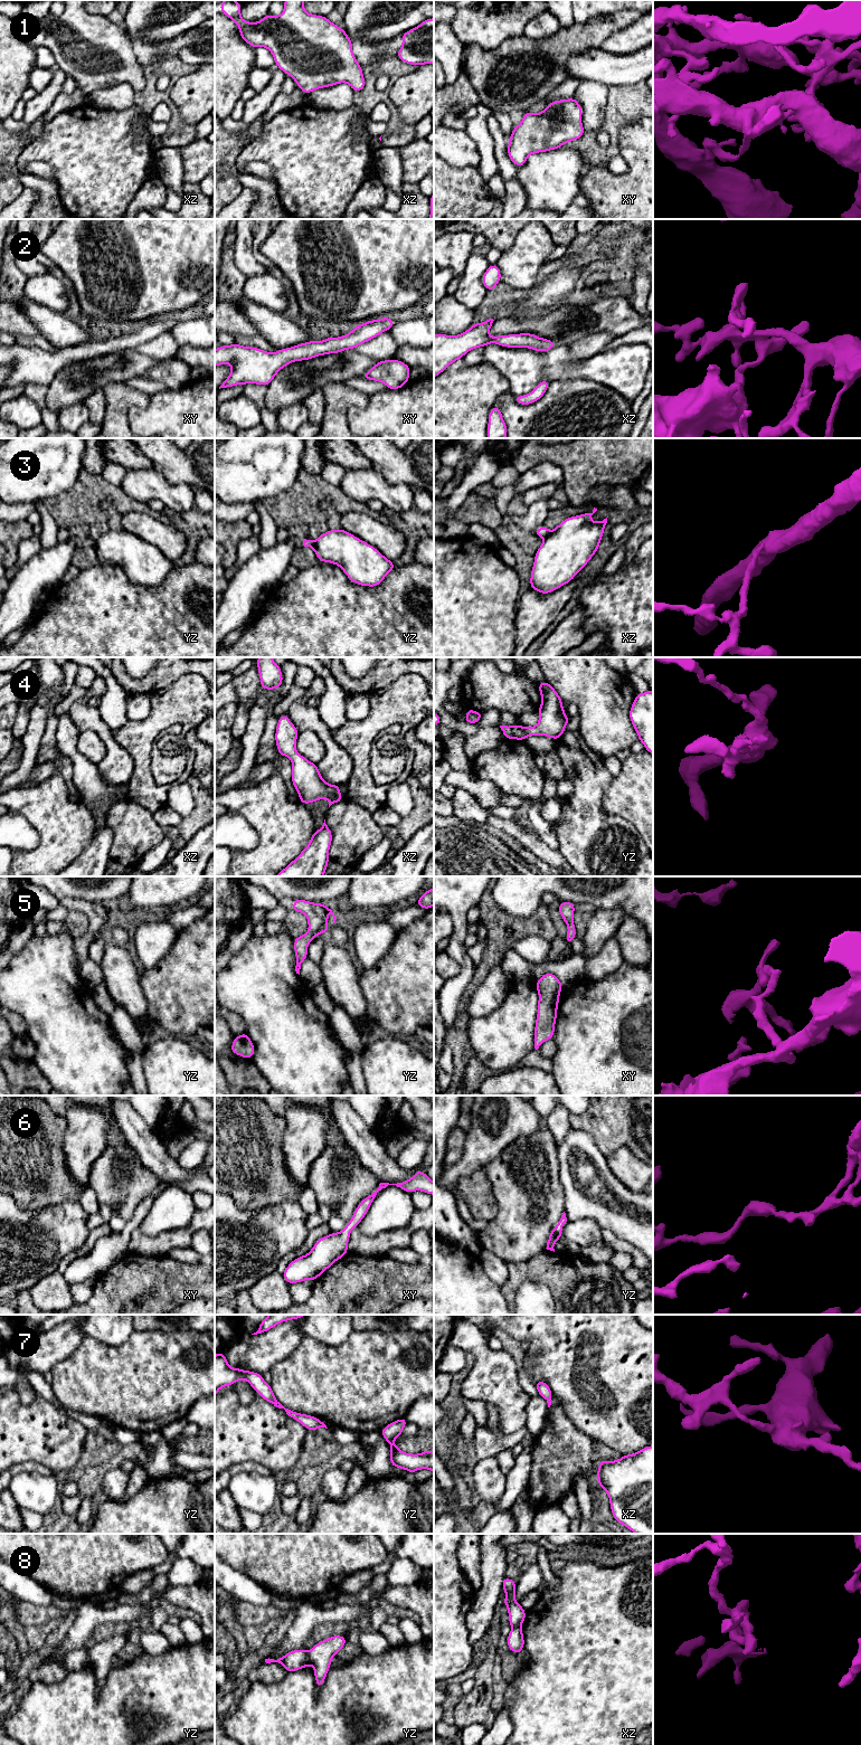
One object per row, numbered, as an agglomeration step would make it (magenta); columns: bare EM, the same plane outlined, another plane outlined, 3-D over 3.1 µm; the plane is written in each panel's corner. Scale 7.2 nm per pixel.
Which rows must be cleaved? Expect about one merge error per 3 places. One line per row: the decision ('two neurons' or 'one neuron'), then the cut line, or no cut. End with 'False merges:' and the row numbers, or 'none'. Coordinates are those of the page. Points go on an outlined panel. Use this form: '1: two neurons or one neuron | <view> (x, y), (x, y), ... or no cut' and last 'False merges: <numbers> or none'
1: one neuron | no cut
2: one neuron | no cut
3: two neurons | xz (549, 532), (543, 538)
4: one neuron | no cut
5: one neuron | no cut
6: one neuron | no cut
7: one neuron | no cut
8: two neurons | yz (306, 1652), (311, 1662)
False merges: 3, 8

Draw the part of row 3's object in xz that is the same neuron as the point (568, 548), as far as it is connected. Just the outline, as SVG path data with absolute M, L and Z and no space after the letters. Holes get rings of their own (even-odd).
M594 508L592 513L567 518L543 538L542 544L533 556L530 588L539 594L550 594L571 581L589 562L599 548L608 518L594 522L592 515L596 511Z

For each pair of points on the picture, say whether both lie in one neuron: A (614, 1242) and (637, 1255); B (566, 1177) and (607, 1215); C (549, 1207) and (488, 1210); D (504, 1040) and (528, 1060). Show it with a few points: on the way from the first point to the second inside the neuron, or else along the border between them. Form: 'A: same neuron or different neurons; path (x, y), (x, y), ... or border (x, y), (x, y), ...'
A: same neuron; path (620, 1244), (632, 1251)
B: same neuron; path (571, 1188), (590, 1207), (596, 1210)
C: different neurons; border (491, 1184), (498, 1213), (489, 1221)
D: different neurons; border (535, 1049), (520, 1060)

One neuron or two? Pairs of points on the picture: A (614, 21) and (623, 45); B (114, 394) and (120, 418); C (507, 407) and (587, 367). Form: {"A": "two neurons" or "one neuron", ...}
{"A": "two neurons", "B": "one neuron", "C": "two neurons"}

